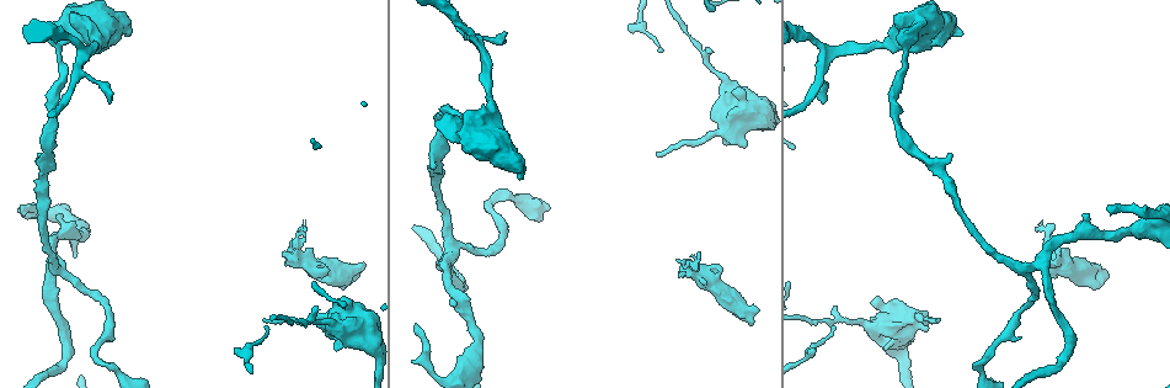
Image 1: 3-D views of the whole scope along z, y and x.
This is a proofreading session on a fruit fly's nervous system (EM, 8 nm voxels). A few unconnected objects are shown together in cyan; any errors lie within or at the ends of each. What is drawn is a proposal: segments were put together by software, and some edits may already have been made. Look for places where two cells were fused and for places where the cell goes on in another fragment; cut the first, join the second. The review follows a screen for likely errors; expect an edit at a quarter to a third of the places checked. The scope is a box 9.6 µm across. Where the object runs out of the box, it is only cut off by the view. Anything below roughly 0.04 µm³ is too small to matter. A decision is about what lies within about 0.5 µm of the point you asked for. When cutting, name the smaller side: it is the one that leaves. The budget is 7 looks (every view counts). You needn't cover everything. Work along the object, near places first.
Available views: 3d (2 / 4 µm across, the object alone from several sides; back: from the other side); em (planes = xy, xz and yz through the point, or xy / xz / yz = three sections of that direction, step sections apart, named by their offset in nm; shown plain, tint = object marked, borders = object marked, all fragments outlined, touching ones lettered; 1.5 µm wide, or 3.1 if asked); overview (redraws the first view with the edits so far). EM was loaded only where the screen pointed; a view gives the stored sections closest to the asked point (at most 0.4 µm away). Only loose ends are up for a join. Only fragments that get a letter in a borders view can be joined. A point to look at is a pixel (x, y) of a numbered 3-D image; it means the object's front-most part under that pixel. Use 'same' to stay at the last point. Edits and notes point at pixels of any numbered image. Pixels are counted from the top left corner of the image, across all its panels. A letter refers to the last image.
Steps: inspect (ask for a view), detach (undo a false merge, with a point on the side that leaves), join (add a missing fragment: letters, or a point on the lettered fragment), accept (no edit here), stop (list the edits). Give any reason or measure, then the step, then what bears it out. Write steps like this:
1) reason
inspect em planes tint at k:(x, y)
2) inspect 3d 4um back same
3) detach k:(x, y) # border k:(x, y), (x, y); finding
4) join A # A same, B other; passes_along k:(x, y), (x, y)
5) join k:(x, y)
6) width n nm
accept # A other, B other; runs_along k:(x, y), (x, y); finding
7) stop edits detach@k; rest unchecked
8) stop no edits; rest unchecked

thin end
inspect em yz step 4 borders at 1:(110, 102)

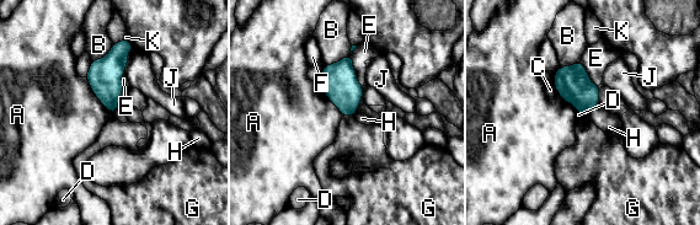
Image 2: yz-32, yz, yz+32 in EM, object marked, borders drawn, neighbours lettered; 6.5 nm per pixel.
accept # A other, B other, C other, D other, E other, F other, G other, H other, J other, K other; border 2:(353, 114), (343, 117); none of them fits

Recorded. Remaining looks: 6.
calibre changes
inspect em planes borders at 1:(978, 369)

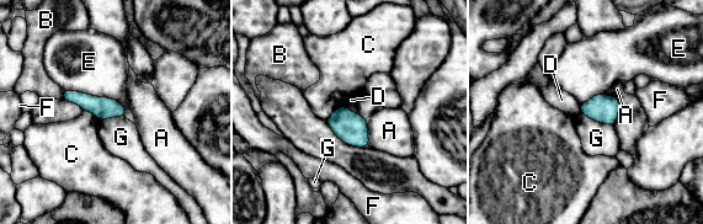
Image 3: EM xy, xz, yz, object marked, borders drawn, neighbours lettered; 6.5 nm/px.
accept # A other, B other, C other, D other, E other, F other, G other; runs_along 3:(67, 92), (96, 106), (122, 111); all the same cell

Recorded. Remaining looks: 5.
calibre changes
inspect 3d 4um back at 1:(333, 326)

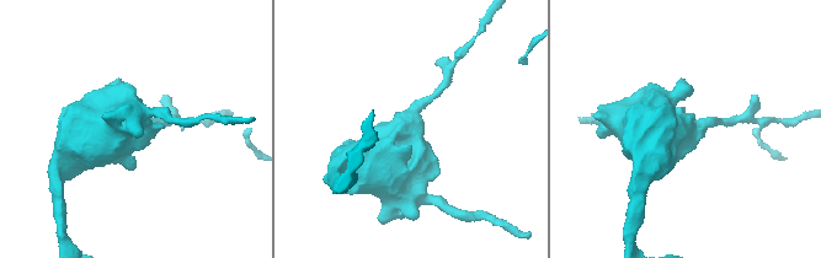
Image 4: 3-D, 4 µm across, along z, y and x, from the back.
inspect em yz step 4 borders at 4:(411, 120)

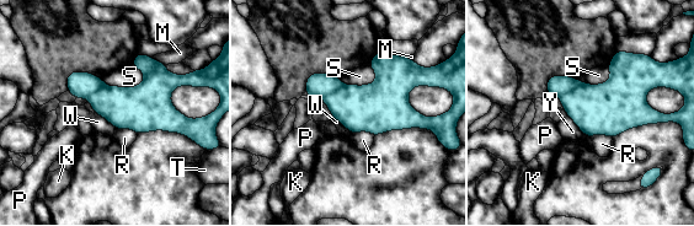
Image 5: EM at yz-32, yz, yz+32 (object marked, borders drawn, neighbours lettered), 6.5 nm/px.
width 280 nm
detach 5:(558, 86) # K other, M other, P other, R other, S other, T other, W other, Y other; a second cell is stuck on

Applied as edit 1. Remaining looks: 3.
stop edits detach@5; rest unchecked

